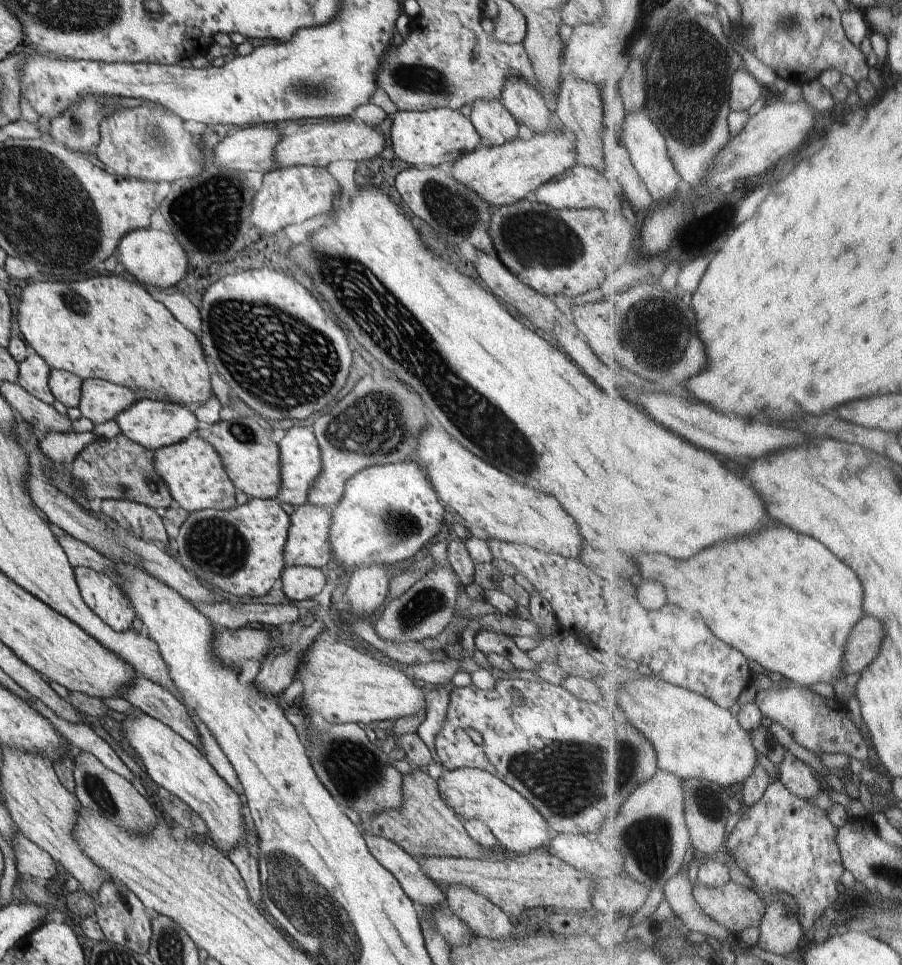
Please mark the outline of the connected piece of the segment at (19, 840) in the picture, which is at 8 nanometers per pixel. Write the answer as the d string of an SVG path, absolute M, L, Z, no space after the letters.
M21 832L13 834L11 844L20 876L33 877L43 882L56 878L58 868L51 854L46 850L26 838Z

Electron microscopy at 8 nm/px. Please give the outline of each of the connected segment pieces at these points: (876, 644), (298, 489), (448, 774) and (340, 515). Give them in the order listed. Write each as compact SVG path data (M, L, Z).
M866 616L852 631L848 641L843 674L863 673L881 651L886 636L884 622Z
M297 426L288 429L277 445L280 449L281 481L274 500L280 504L286 502L299 507L307 502L308 491L321 471L321 450L317 438L311 428Z
M476 767L444 770L437 785L444 802L459 815L462 822L482 821L498 839L501 848L512 855L544 849L553 836L546 819L538 810L520 793L488 771Z
M404 460L362 469L346 481L342 498L331 507L329 543L340 566L337 574L422 555L424 544L438 534L445 519L444 504L417 463Z

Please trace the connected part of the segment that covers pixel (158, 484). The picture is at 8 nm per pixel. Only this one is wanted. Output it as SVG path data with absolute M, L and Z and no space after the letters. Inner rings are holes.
M125 434L114 438L96 438L89 442L74 459L70 474L74 481L83 485L85 498L134 501L150 508L169 509L174 499L163 478L154 470L154 451L132 442Z

